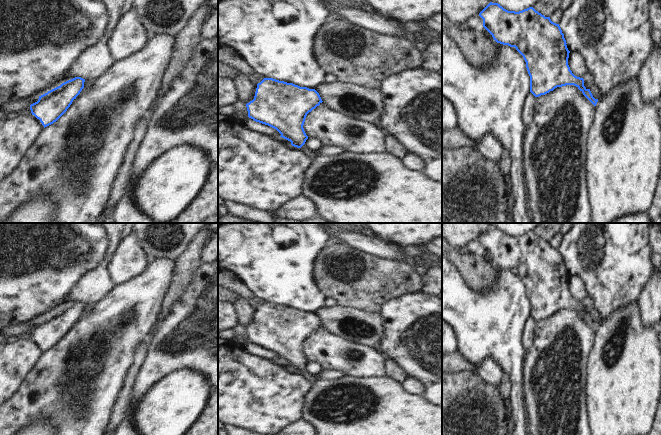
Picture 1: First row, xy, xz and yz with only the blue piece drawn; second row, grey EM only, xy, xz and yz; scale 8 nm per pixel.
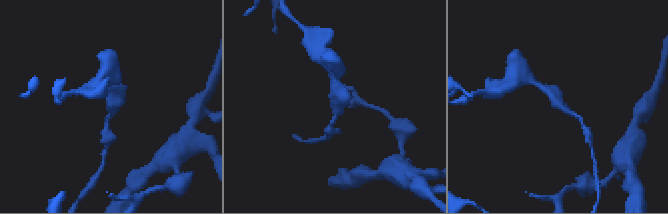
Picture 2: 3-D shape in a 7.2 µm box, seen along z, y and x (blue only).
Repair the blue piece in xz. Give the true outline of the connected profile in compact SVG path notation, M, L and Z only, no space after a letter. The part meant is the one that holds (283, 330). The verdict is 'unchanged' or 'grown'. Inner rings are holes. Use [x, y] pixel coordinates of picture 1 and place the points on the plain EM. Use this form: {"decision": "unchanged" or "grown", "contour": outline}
{"decision": "unchanged", "contour": "M264 302L257 308L254 323L247 327L246 331L249 342L276 353L281 358L280 361L290 365L292 370L301 372L308 363L303 352L306 340L322 326L315 313Z"}

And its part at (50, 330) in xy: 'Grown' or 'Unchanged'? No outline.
Unchanged

